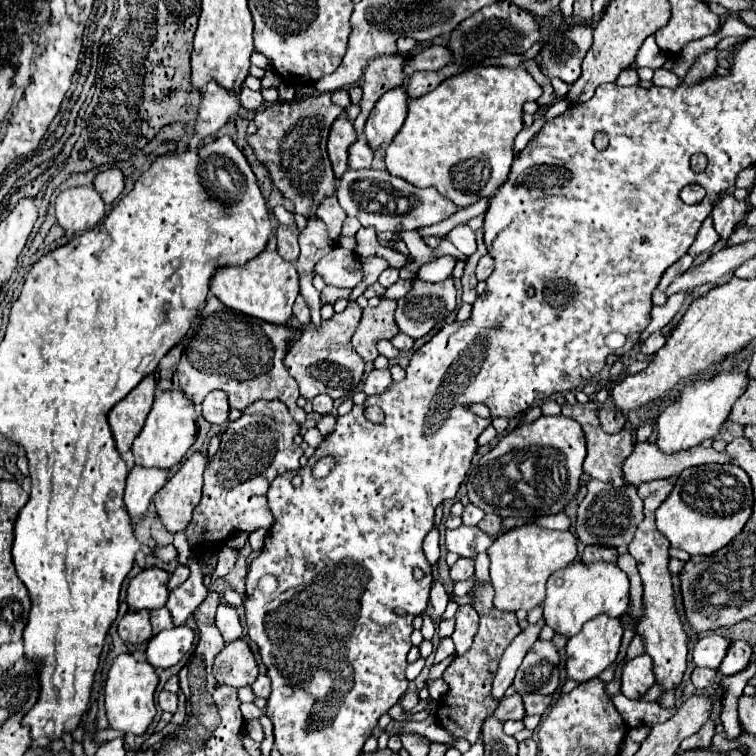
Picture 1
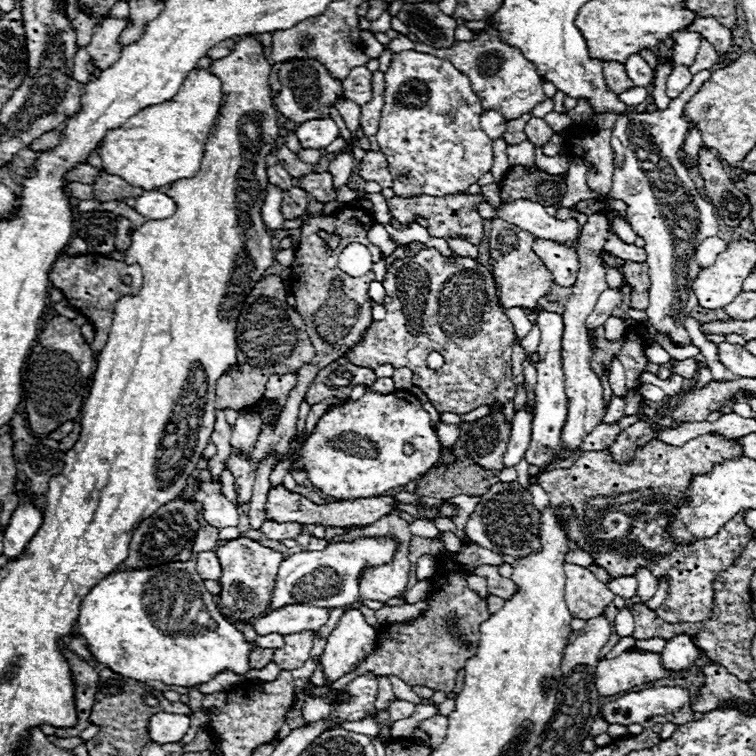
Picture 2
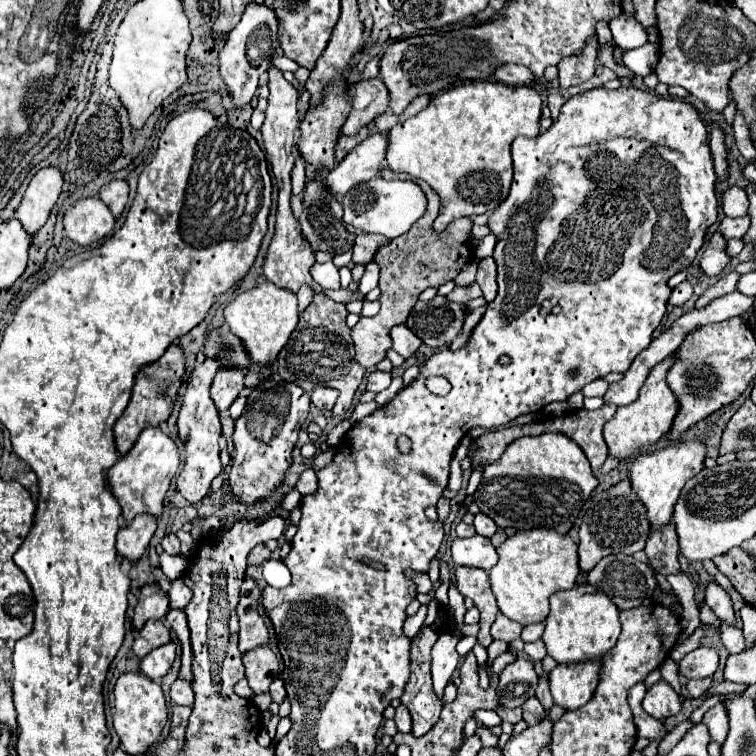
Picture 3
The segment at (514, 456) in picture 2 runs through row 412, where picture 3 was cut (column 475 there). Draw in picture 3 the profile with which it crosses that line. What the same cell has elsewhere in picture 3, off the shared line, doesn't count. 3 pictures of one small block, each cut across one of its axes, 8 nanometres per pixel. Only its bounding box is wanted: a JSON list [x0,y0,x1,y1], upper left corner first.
[474,512,498,538]

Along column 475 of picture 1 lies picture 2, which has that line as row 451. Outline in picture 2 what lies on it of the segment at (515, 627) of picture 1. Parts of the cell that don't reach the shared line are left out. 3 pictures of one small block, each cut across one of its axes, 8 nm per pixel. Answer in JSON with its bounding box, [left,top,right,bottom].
[536,434,754,624]

